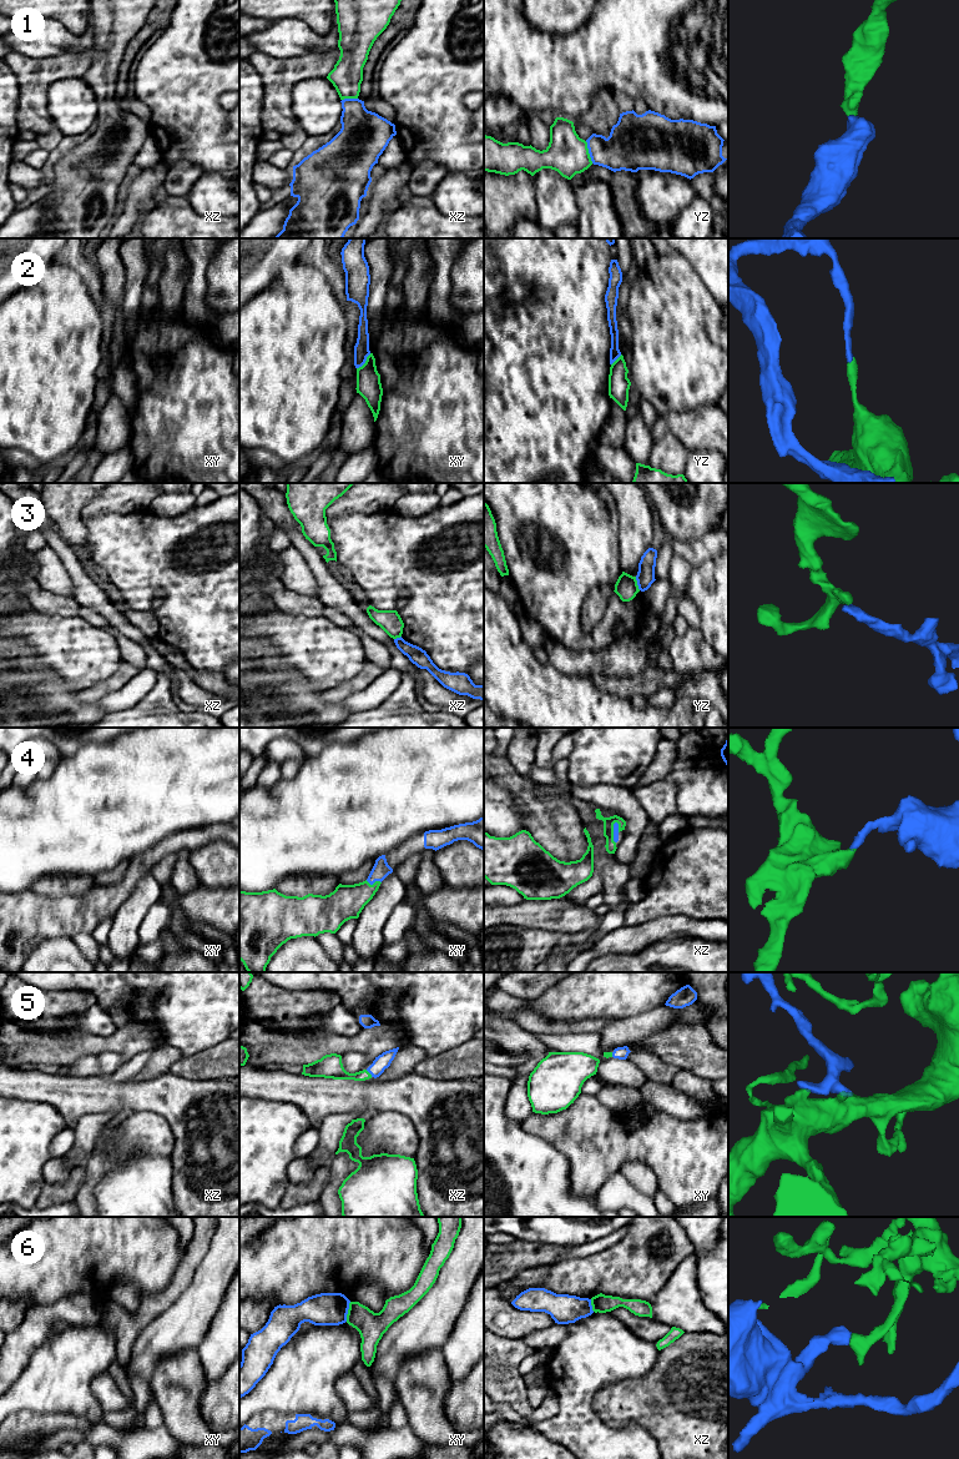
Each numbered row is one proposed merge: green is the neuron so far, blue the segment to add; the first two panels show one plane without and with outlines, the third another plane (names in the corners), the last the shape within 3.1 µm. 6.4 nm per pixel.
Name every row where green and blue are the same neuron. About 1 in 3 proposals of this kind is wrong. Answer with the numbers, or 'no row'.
1, 4, 5

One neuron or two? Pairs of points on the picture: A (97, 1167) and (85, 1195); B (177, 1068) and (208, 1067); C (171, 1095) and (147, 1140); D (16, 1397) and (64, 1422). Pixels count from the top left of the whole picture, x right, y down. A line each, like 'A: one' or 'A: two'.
A: one
B: one
C: two
D: two

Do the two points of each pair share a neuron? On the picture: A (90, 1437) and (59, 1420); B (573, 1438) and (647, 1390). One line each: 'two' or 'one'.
A: two
B: two

